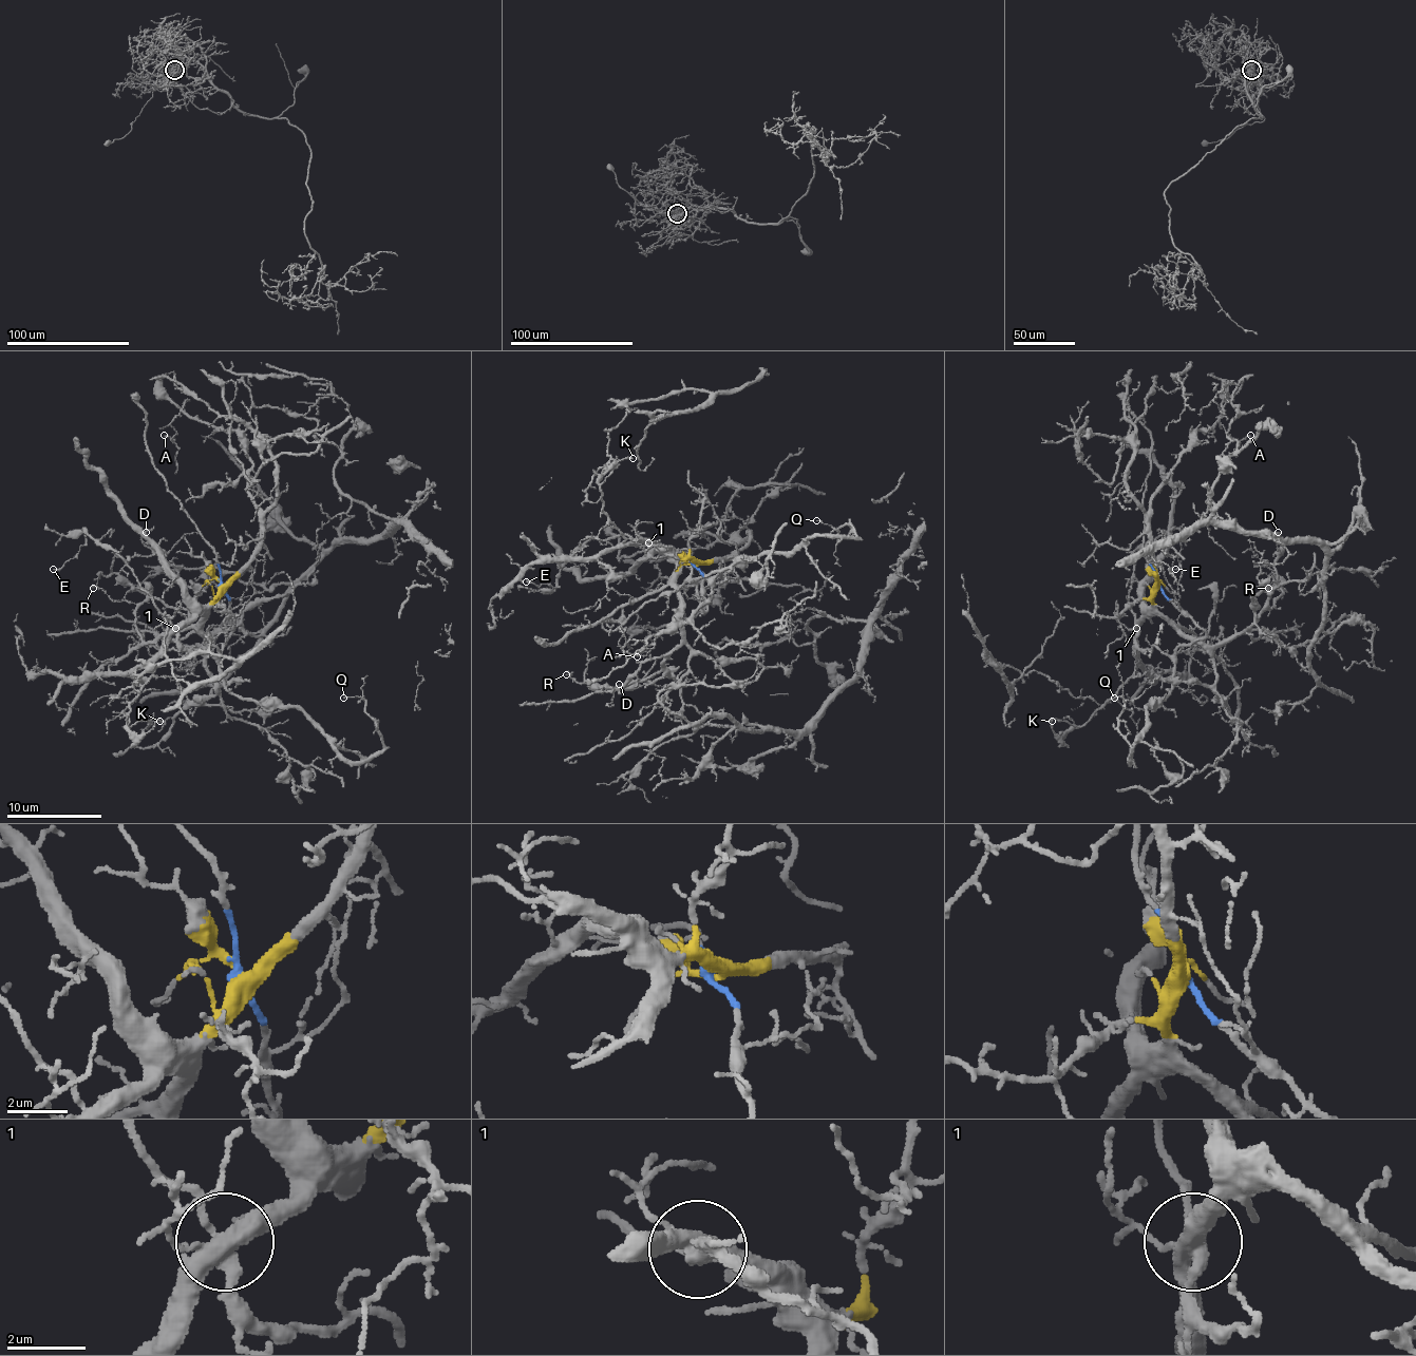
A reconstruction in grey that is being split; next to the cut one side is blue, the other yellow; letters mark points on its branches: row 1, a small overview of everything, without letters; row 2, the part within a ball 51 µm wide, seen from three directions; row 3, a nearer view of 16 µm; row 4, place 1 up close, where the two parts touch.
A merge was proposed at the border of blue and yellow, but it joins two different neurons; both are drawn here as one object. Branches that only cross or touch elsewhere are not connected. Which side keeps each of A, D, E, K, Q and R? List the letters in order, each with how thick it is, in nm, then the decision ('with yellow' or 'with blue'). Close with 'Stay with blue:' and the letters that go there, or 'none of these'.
A: 100 nm thick; with yellow
D: 80 nm thick; with yellow
E: 130 nm thick; with blue
K: 120 nm thick; with yellow
Q: 90 nm thick; with blue
R: 70 nm thick; with yellow
Stay with blue: E, Q

